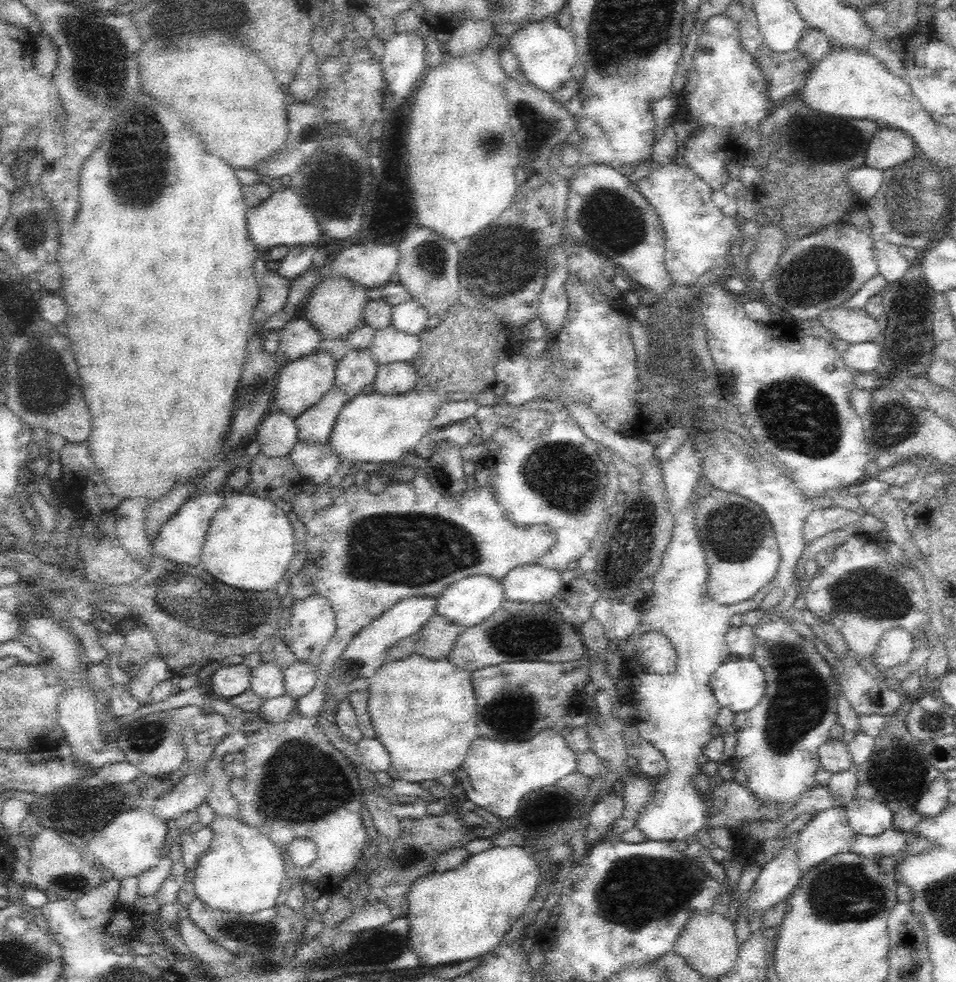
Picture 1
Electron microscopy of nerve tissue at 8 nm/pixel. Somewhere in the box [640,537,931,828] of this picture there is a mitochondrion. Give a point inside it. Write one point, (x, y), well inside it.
(801, 701)

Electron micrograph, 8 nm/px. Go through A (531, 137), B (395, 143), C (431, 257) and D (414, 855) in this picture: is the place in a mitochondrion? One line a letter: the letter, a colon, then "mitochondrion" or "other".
A: mitochondrion
B: other
C: mitochondrion
D: other

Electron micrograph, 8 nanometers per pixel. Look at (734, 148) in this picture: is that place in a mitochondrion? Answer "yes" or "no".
no

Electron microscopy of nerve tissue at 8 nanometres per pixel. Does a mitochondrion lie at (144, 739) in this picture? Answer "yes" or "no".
yes

